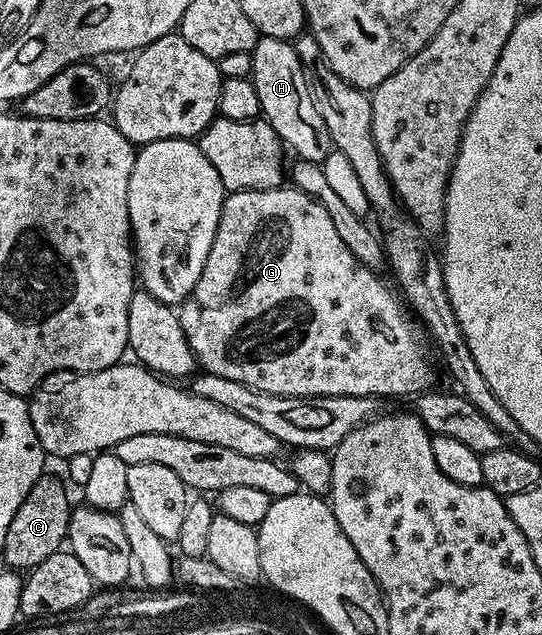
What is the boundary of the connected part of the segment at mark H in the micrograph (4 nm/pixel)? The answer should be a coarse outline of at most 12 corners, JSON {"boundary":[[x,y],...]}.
{"boundary":[[261,36],[251,80],[263,120],[301,161],[334,152],[292,41]]}

